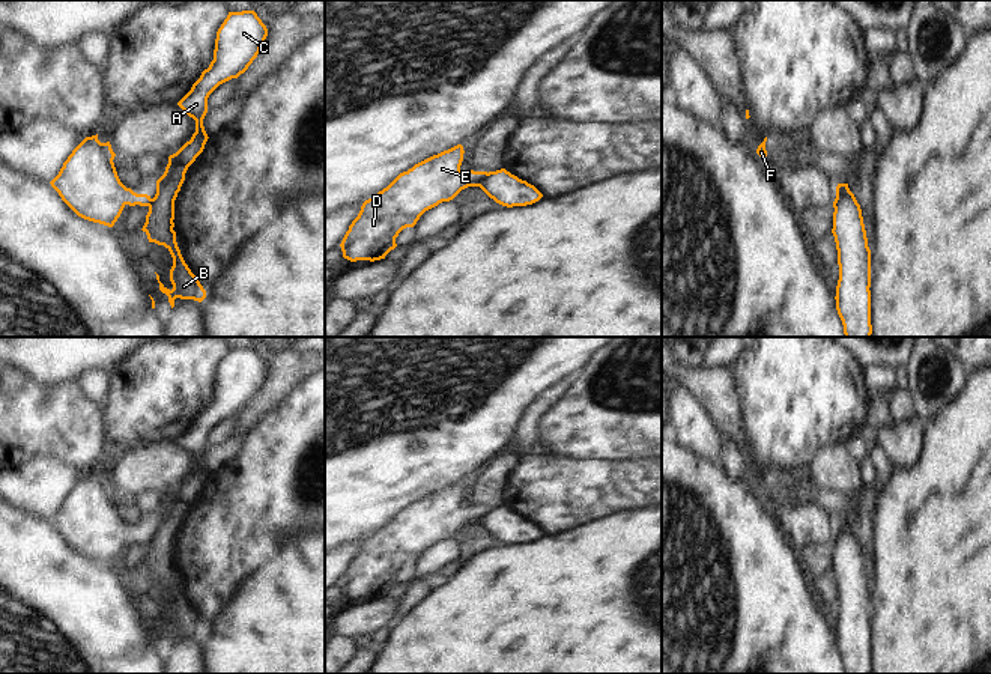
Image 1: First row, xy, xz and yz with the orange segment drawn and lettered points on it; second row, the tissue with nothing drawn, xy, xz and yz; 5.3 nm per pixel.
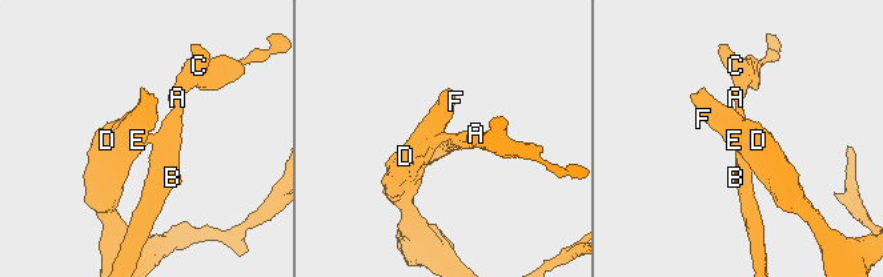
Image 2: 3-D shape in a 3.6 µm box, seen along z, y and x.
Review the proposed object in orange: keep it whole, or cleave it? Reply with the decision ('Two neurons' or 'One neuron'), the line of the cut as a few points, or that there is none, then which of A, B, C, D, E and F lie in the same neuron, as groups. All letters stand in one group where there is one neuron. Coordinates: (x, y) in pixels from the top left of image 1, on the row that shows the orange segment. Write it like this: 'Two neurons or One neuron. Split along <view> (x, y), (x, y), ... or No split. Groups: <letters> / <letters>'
Two neurons. Split along xz (487, 173), (478, 185). Groups: A B C / D E F.

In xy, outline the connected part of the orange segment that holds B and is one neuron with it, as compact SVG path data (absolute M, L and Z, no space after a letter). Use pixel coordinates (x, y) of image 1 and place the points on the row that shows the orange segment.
M254 11L229 12L217 32L214 60L205 69L191 90L177 105L195 120L195 132L176 153L168 156L164 175L156 181L156 194L150 199L149 212L143 232L149 242L164 245L171 257L170 281L173 289L167 289L156 274L159 290L168 296L171 308L174 299L194 299L202 302L206 290L185 263L176 242L174 200L185 181L188 167L203 152L208 134L203 119L208 113L209 95L223 83L244 74L260 53L268 36L268 29Z

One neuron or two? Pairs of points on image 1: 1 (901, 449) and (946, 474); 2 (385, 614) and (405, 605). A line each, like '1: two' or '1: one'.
1: two
2: two

